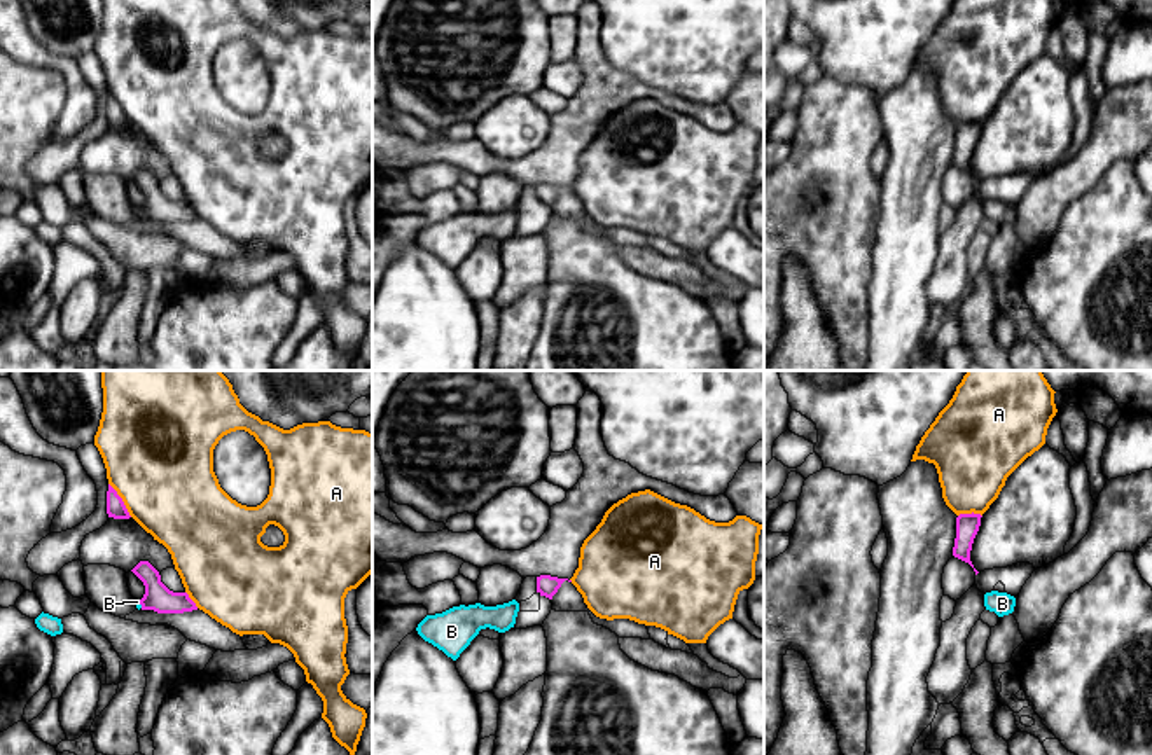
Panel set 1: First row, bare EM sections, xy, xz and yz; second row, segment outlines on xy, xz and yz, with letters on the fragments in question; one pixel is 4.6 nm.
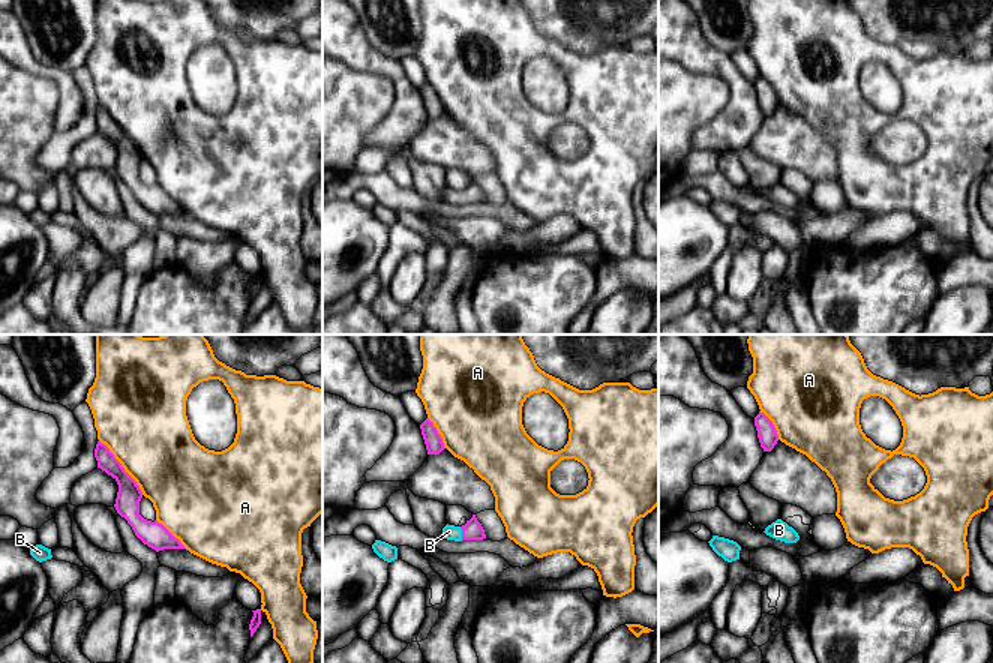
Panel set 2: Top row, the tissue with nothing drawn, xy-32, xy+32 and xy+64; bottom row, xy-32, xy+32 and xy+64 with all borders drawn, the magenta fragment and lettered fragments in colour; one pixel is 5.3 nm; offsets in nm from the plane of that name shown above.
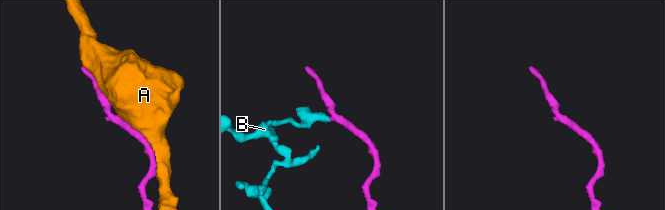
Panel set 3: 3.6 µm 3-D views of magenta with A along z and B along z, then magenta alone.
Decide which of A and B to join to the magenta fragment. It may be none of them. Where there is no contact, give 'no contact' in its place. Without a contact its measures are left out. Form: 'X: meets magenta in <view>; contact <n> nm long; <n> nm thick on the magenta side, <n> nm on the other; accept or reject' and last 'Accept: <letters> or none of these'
A: meets magenta in xy; contact 190 nm long; 90 nm thick on the magenta side, 480 nm on the other; reject
B: meets magenta in xy; contact 40 nm long; 120 nm thick on the magenta side, 20 nm on the other; accept
Accept: B

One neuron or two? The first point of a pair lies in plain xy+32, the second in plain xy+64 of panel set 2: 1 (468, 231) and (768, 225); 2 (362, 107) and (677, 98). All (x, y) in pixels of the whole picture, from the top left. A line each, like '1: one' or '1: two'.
1: two
2: one

